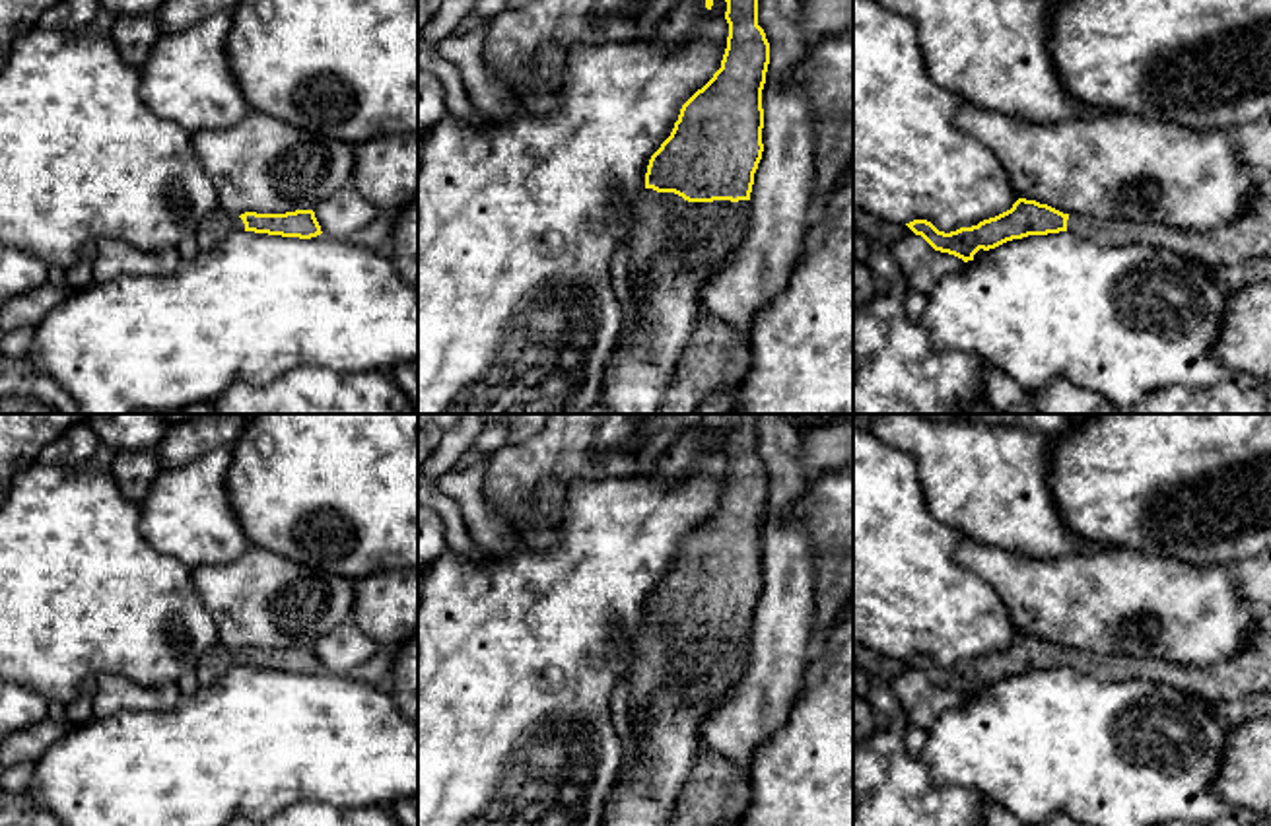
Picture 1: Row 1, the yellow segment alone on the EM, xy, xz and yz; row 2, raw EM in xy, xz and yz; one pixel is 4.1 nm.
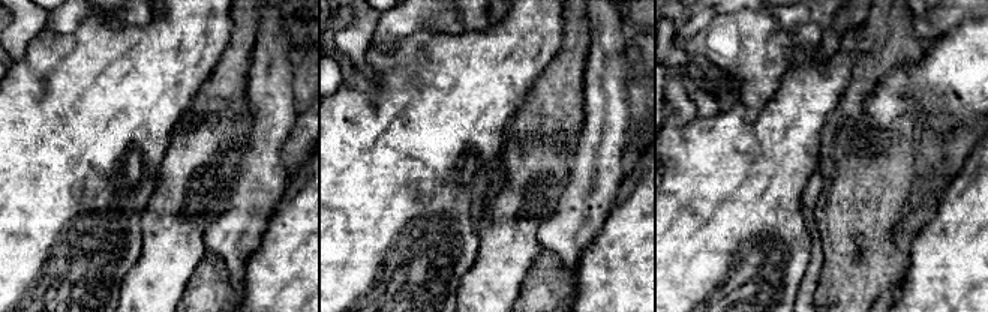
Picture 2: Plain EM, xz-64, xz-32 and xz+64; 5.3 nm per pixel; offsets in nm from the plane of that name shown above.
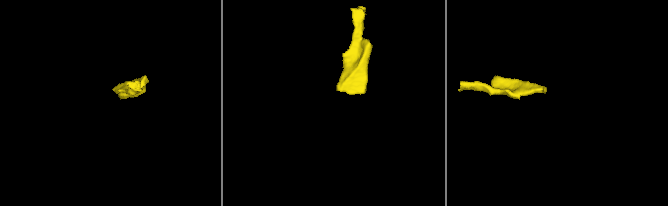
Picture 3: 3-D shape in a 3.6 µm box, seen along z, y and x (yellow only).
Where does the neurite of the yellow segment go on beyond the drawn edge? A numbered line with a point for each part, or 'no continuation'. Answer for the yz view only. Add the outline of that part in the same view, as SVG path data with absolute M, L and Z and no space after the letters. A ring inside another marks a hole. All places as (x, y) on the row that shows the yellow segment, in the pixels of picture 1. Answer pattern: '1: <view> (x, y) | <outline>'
1: yz (1246, 238) | M1257 173L1250 206L1217 227L1184 229L1125 218L1069 214L1067 231L1104 247L1164 249L1205 268L1254 262L1271 257L1271 173Z

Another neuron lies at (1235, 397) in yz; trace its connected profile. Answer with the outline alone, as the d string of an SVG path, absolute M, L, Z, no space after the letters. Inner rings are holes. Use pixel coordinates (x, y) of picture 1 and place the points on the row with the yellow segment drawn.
M1055 379L1032 393L1038 414L1271 414L1271 391L1234 379L1203 389L1172 385L1135 408L1116 408L1104 396Z

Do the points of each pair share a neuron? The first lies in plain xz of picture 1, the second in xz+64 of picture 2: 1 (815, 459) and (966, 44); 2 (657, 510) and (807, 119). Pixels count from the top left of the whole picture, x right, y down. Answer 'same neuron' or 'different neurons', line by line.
1: different neurons
2: same neuron

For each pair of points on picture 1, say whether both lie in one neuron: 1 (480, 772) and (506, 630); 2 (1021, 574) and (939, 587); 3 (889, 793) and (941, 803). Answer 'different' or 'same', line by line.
1: same
2: different
3: same

